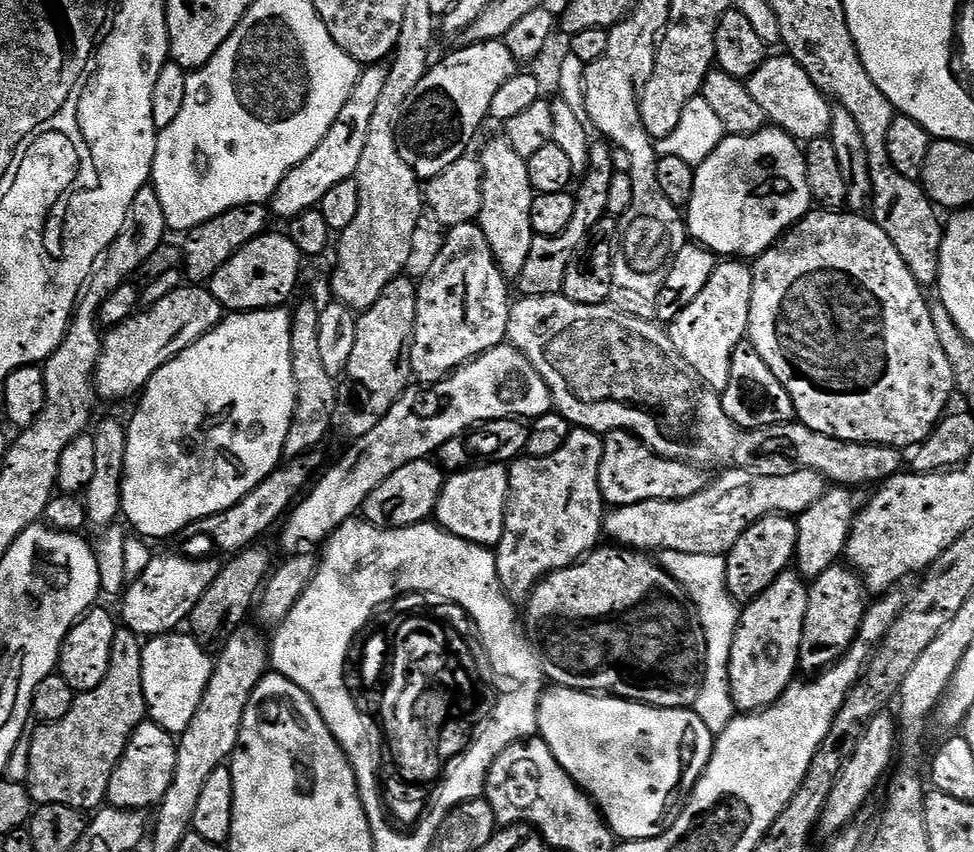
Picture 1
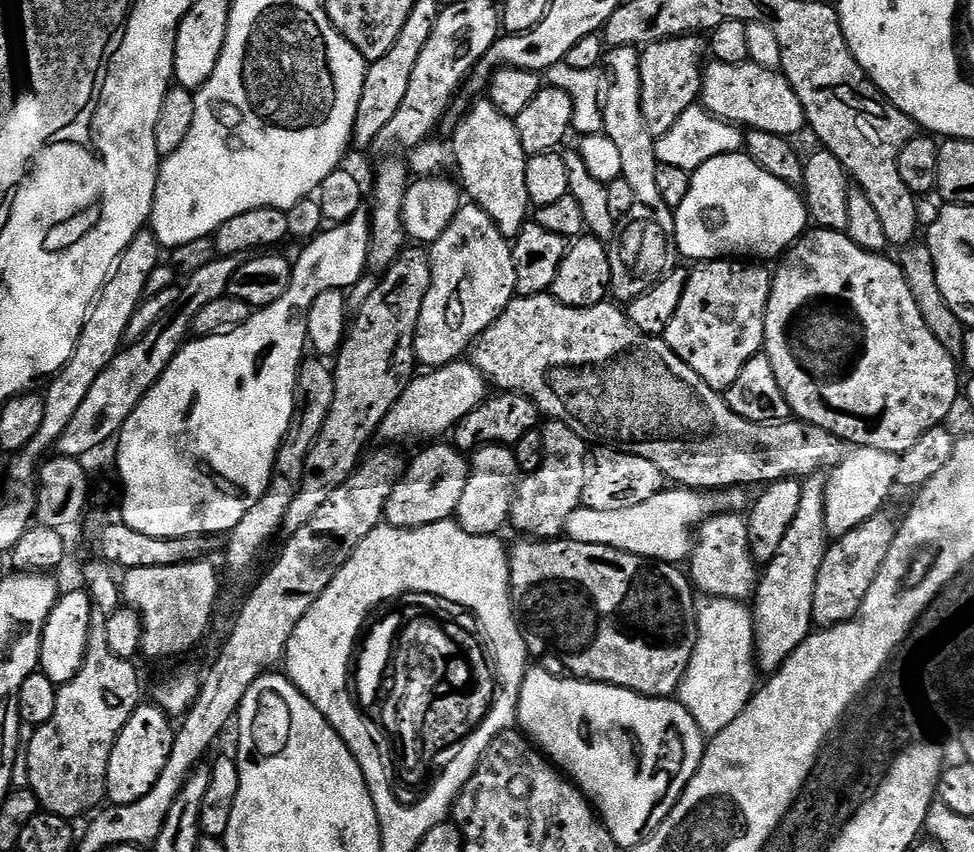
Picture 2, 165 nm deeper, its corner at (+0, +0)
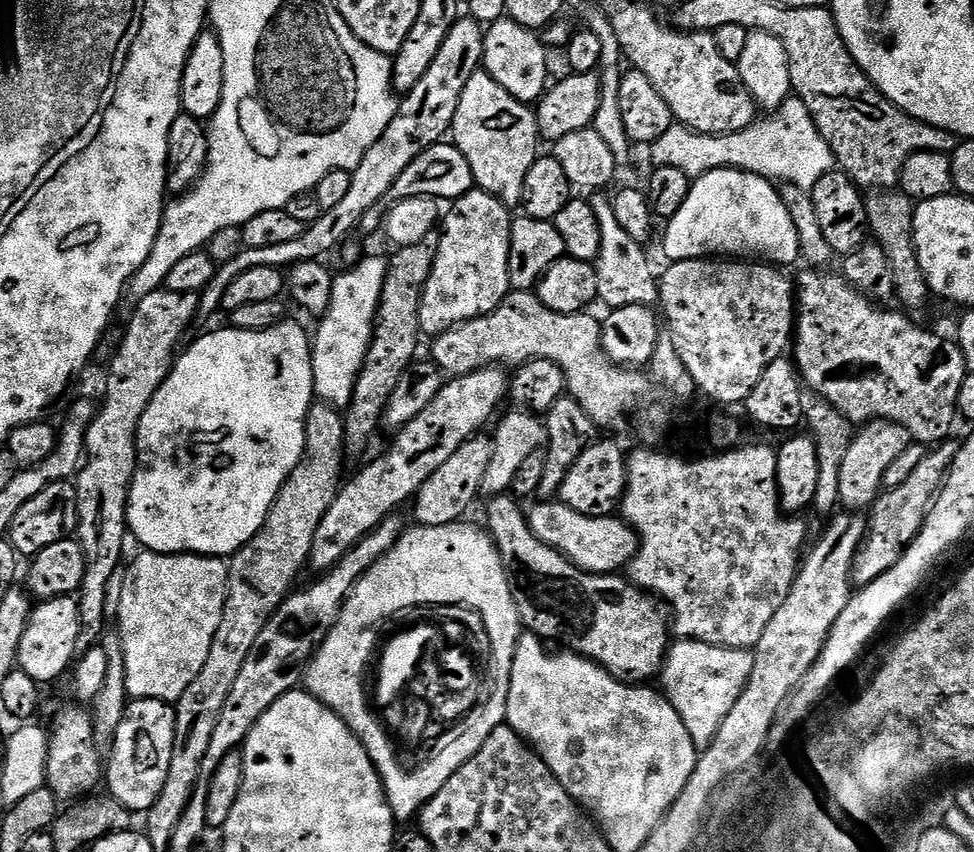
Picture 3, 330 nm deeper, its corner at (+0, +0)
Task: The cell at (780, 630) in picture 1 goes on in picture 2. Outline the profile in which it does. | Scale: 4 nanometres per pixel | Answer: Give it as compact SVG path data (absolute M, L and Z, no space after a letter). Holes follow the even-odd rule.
M824 472L803 477L800 486L802 498L798 502L794 522L790 522L790 530L786 530L782 543L778 545L778 554L771 562L763 565L758 576L750 611L754 629L754 664L764 674L777 672L814 628L814 582L818 582L818 570L822 570L824 555L827 554L830 543L830 537L824 528L824 491L827 481L828 477Z

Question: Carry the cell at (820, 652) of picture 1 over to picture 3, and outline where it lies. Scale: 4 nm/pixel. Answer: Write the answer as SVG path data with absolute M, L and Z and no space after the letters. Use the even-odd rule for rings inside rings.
M944 442L933 447L922 458L922 463L914 469L914 474L902 482L902 486L894 486L881 491L875 504L866 516L864 540L852 563L852 583L857 589L862 589L870 582L874 582L886 570L890 570L902 558L902 554L914 542L914 538L922 530L924 519L928 517L928 510L933 499L940 491L944 478L952 467L952 459L956 457L957 445Z

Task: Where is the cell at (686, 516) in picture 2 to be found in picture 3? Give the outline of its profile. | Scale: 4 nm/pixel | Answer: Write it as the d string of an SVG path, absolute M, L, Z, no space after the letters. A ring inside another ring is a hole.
M559 502L540 503L544 504L536 504L532 509L530 507L527 509L530 530L542 542L546 542L546 546L550 546L555 552L560 552L568 561L577 564L582 570L616 574L636 555L638 537L623 519L615 515L578 514L578 510L570 510L570 506Z

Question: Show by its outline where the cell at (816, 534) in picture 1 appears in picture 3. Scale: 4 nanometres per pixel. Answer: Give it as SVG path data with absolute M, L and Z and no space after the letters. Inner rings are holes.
M869 420L853 435L850 450L842 462L842 474L838 485L840 504L848 510L868 510L875 504L884 488L884 475L890 462L913 443L912 435L905 428L889 420ZM864 508L864 509L860 509Z

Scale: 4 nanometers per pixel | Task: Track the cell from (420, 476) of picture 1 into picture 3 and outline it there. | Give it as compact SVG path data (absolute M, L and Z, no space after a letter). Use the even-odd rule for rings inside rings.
M477 434L462 442L462 446L458 446L458 450L454 450L454 454L450 454L450 458L446 458L438 470L434 470L434 474L430 474L430 478L426 478L426 482L422 482L416 492L415 523L420 526L446 526L467 517L464 515L467 514L468 507L475 502L476 496L481 495L482 478L486 478L491 457L492 441L487 435Z

